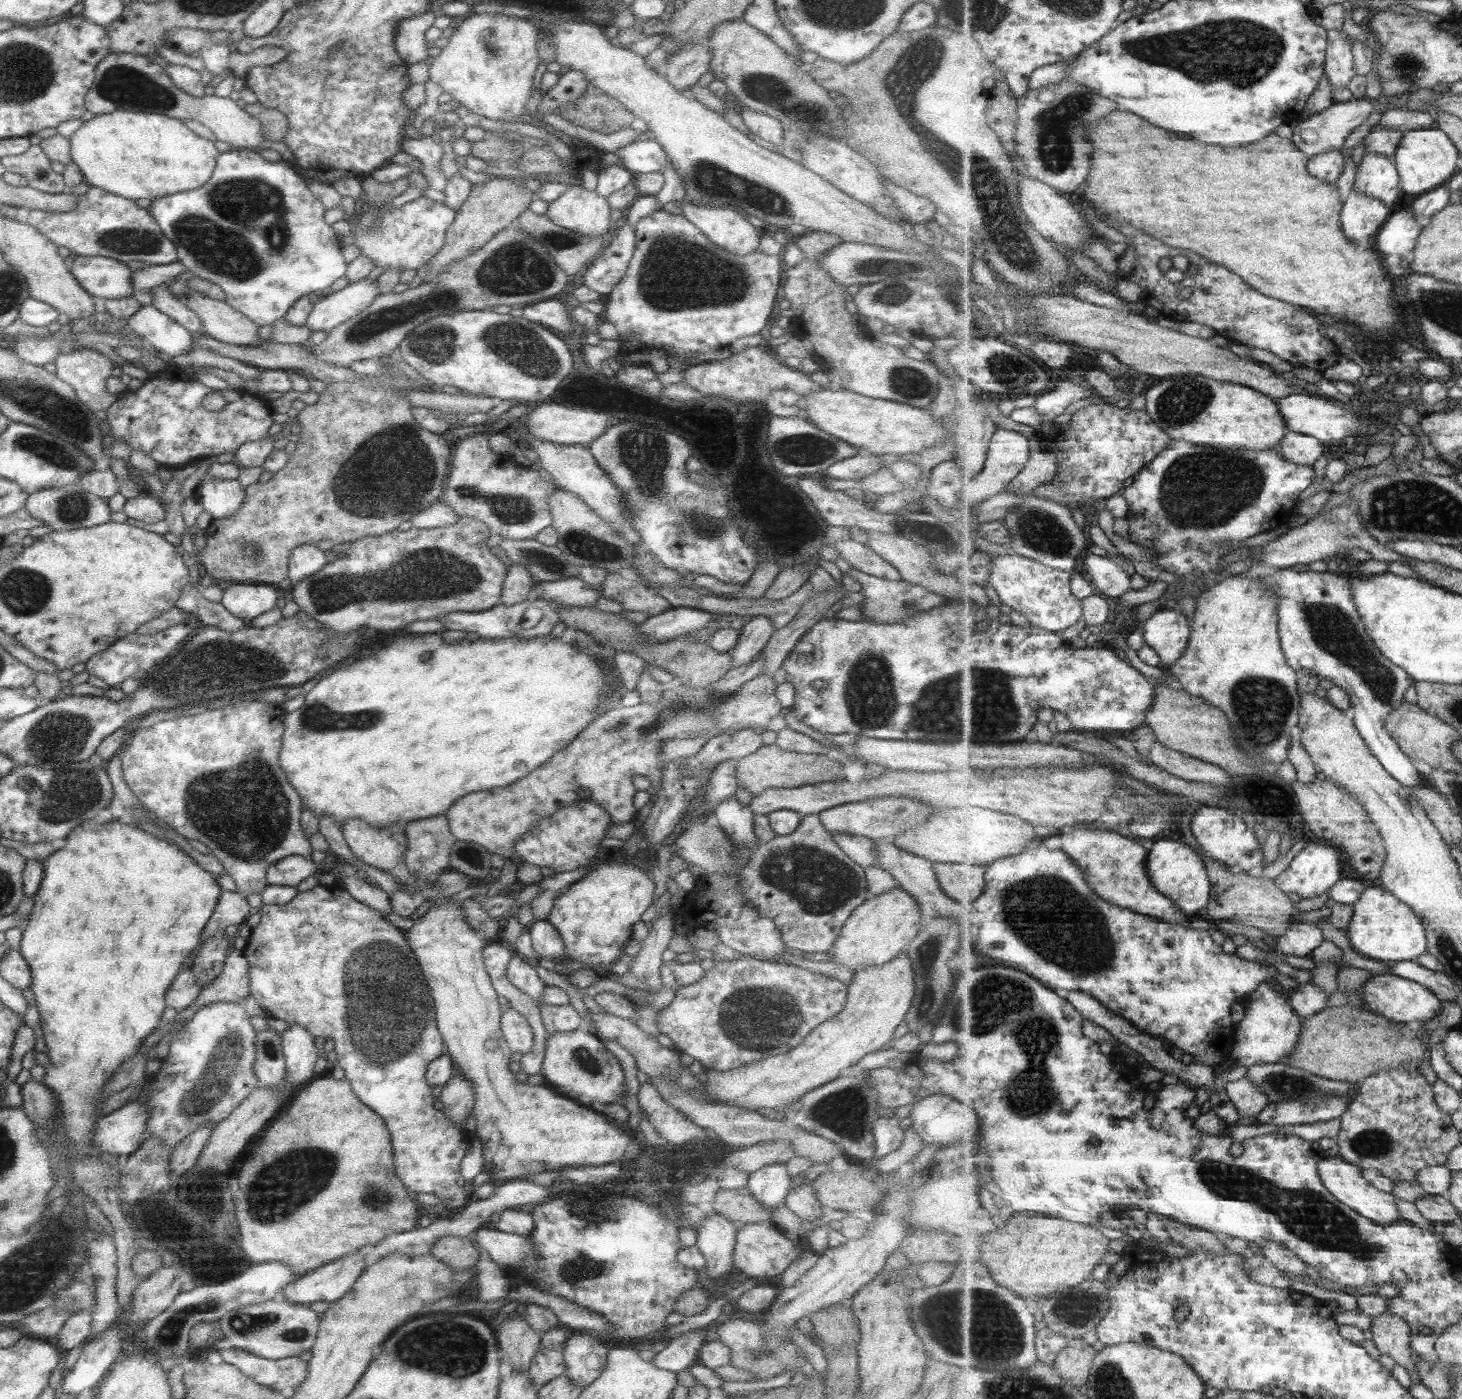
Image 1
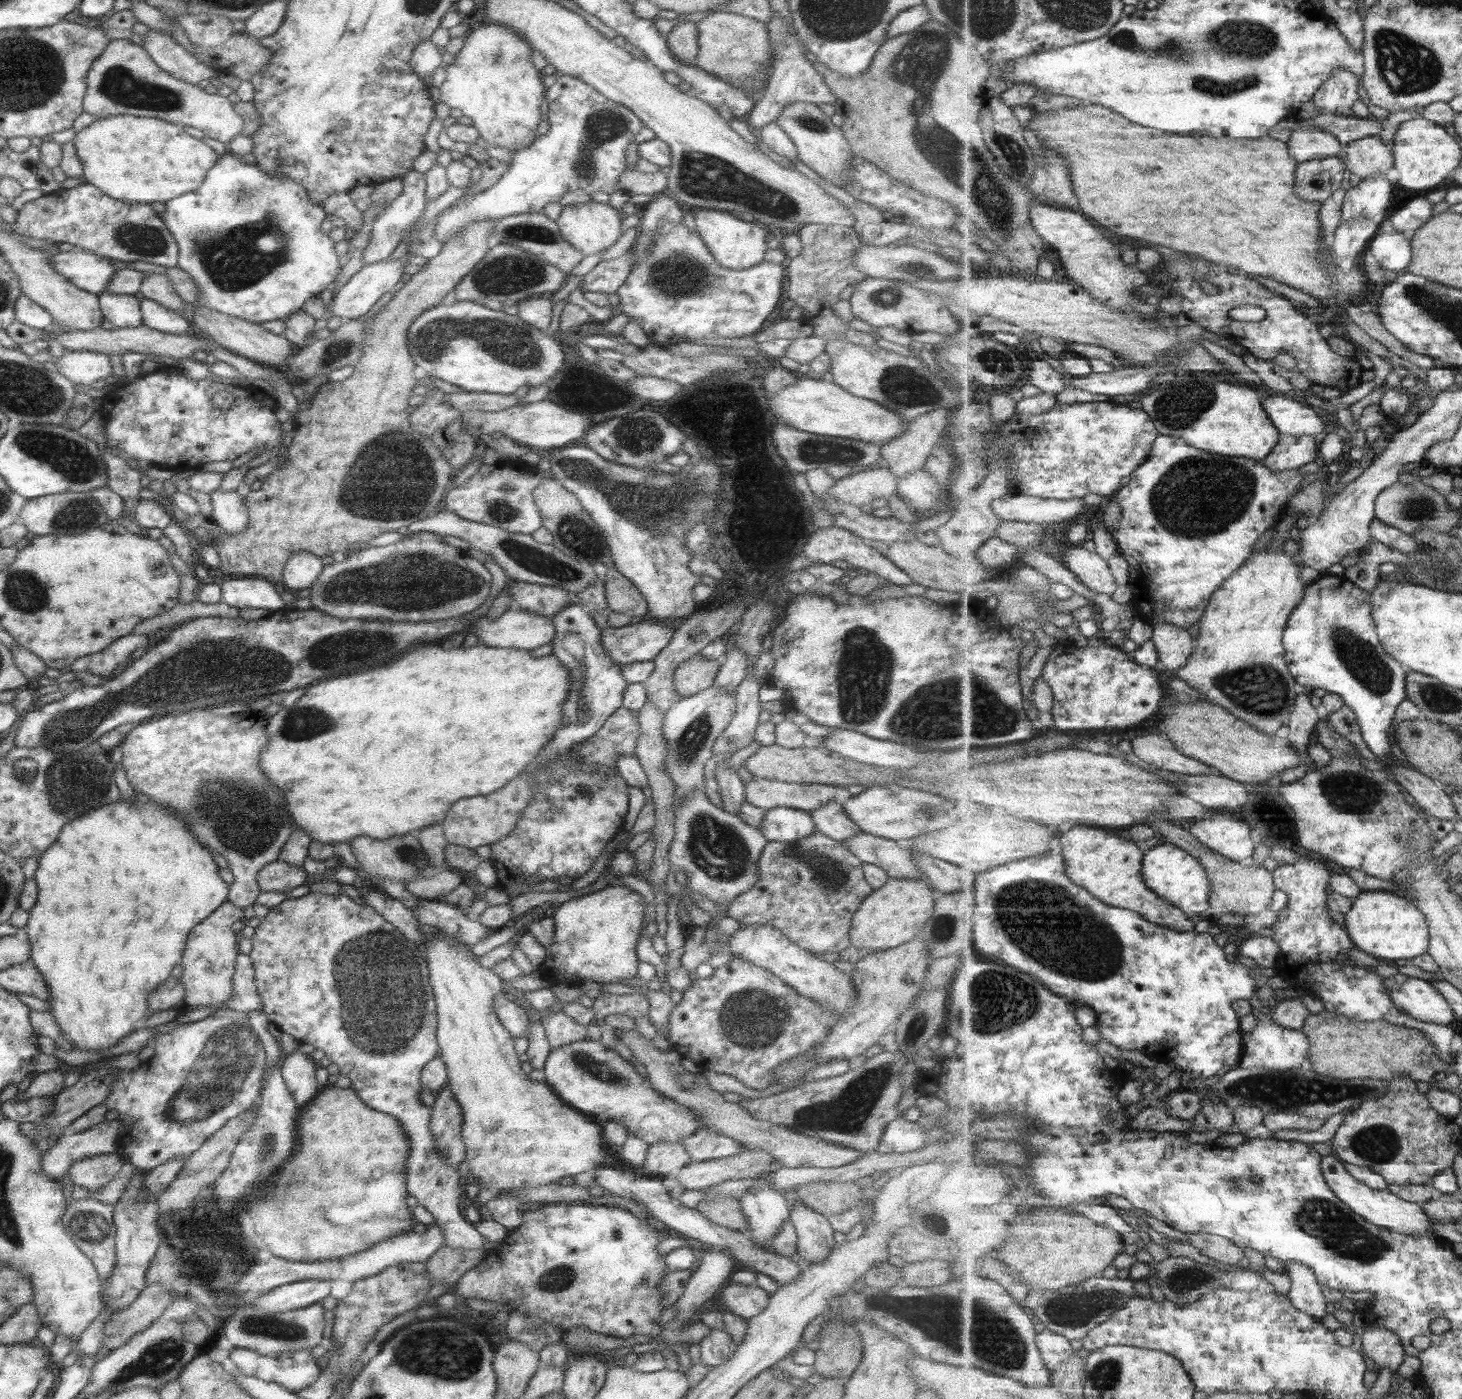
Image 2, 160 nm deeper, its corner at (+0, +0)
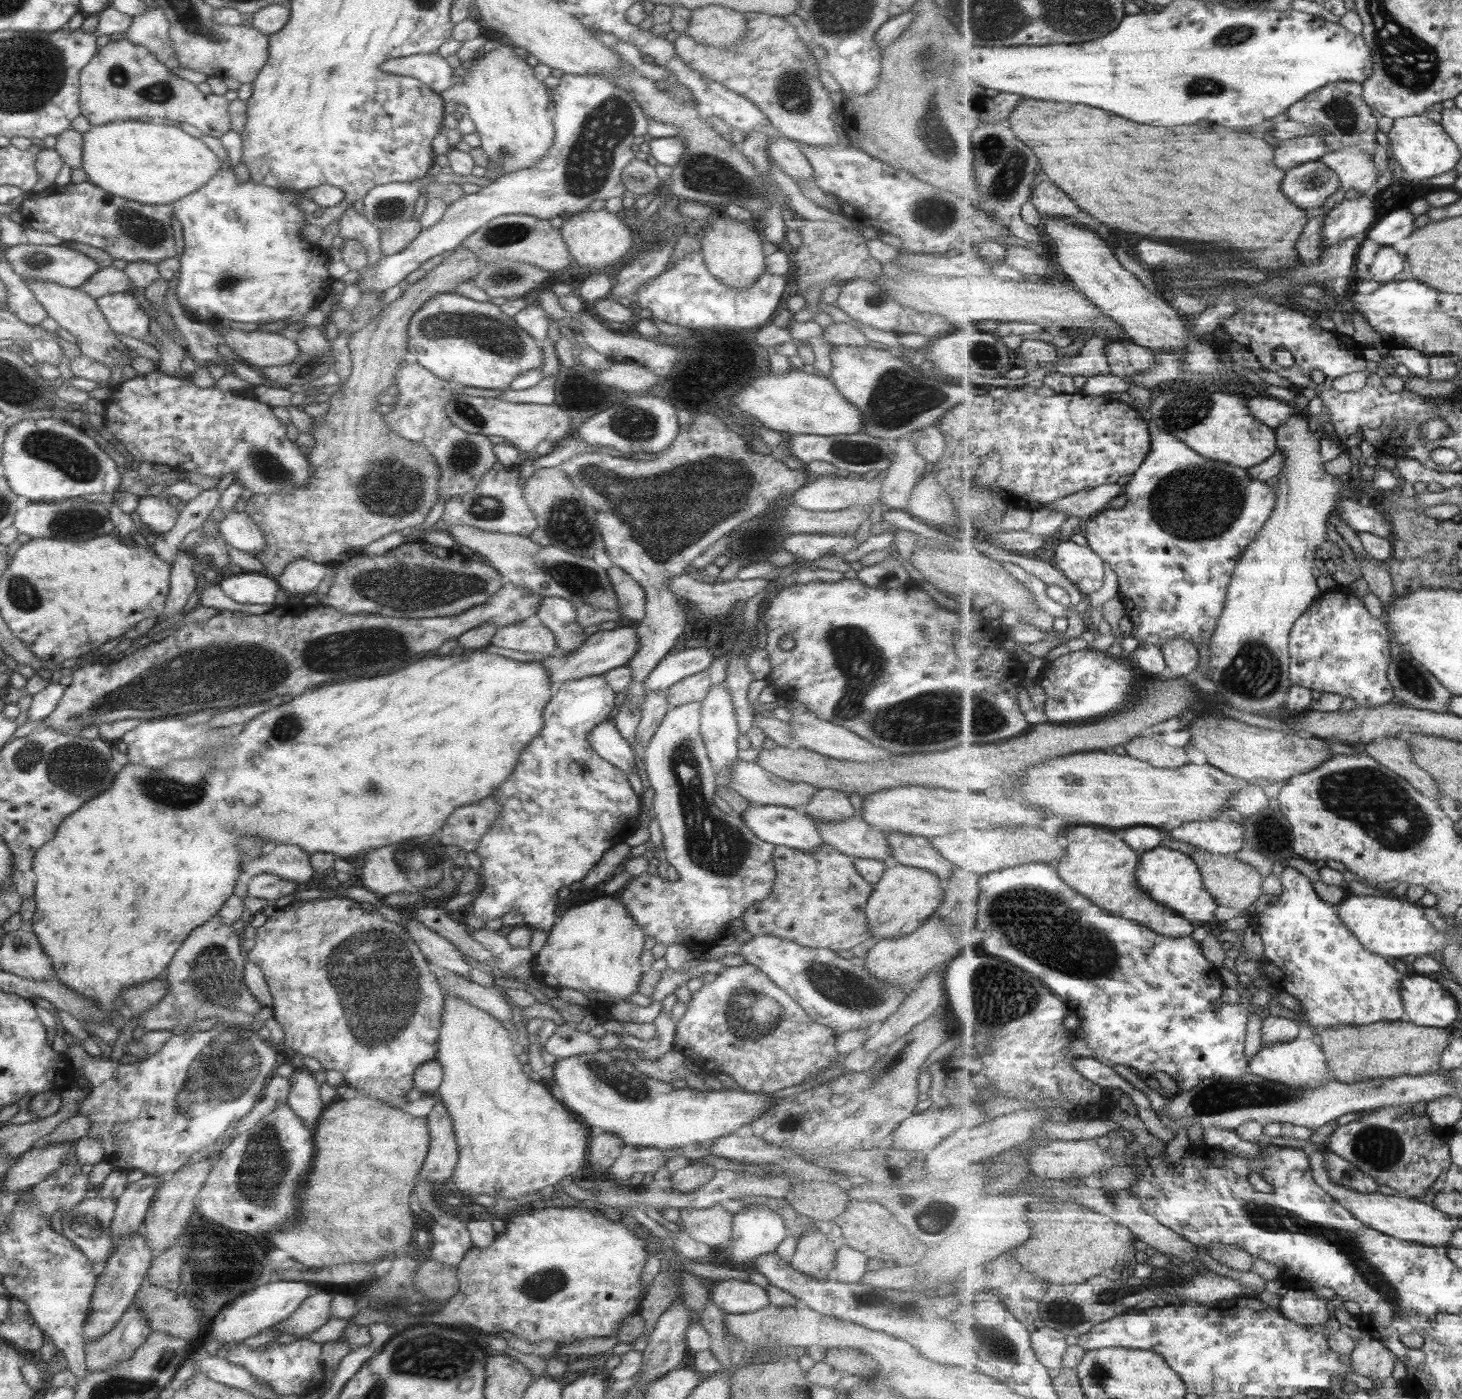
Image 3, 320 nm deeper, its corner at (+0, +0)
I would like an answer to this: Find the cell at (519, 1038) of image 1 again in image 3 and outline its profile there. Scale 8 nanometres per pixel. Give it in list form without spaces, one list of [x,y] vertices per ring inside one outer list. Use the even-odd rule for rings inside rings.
[[[447,969],[435,970],[434,977],[446,994],[460,998],[463,1002],[486,1012],[499,1022],[511,1019],[509,1002],[505,999],[503,992],[498,992],[493,985],[480,986],[469,981],[468,978],[464,979],[449,972]]]

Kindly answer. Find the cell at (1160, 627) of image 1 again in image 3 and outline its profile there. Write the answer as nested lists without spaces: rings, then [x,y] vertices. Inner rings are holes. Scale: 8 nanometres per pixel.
[[[1176,638],[1161,646],[1168,668],[1177,676],[1185,677],[1201,663],[1200,650],[1191,640]]]

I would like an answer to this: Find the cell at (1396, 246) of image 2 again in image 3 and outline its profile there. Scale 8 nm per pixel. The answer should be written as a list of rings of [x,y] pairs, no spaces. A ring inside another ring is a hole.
[[[1391,246],[1380,247],[1375,254],[1374,262],[1369,266],[1372,280],[1380,286],[1397,280],[1405,268],[1405,258],[1405,254],[1399,254]]]

